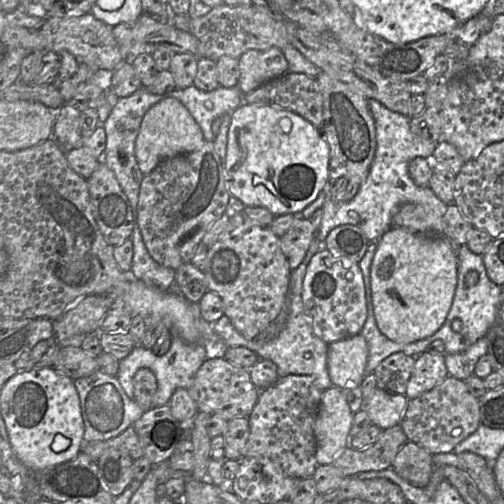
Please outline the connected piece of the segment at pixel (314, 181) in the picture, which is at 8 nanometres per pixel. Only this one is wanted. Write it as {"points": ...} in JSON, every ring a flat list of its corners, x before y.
{"points":[[242,103,231,116,224,163,225,185,245,206,263,207,273,216,299,213,323,190,329,176,329,145,322,131,300,115,268,104]]}

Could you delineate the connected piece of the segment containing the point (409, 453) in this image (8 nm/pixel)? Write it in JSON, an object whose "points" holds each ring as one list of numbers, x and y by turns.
{"points":[[408,441,397,452,392,468,408,483,425,487,436,466,429,451]]}

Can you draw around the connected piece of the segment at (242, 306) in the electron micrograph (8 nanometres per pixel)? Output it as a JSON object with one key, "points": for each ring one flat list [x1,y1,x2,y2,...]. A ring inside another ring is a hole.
{"points":[[240,212,229,217,224,232,208,248,202,273,208,290,222,299,224,315,244,338,251,340,266,330,284,307,290,271,279,237,268,226,262,226]]}

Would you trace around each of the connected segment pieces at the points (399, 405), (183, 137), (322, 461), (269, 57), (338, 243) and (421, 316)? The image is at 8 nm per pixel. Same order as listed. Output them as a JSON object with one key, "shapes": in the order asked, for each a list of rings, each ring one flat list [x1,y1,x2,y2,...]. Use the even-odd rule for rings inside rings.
{"shapes":[[[376,388,370,399,363,399,362,409,367,412,372,424,383,430,400,423,407,405,408,398,405,394]],[[165,97,144,115,135,141,135,156,142,174,150,174,164,159,197,151,205,139,189,110,176,98]],[[331,385,322,391,320,405,314,425,316,439,316,461,318,465,332,464,336,456,349,445,353,413,342,388]],[[276,47,267,50,248,50,238,58,238,63,238,87,243,94,252,92,288,71,288,62,283,50]],[[342,224,334,227,325,239,326,248,336,256,346,256,359,262,364,256,369,240,357,225]],[[392,227,379,239,371,262,374,317,379,331,397,343,411,343,434,334,444,323,454,298,457,254,446,237,424,236]]]}

